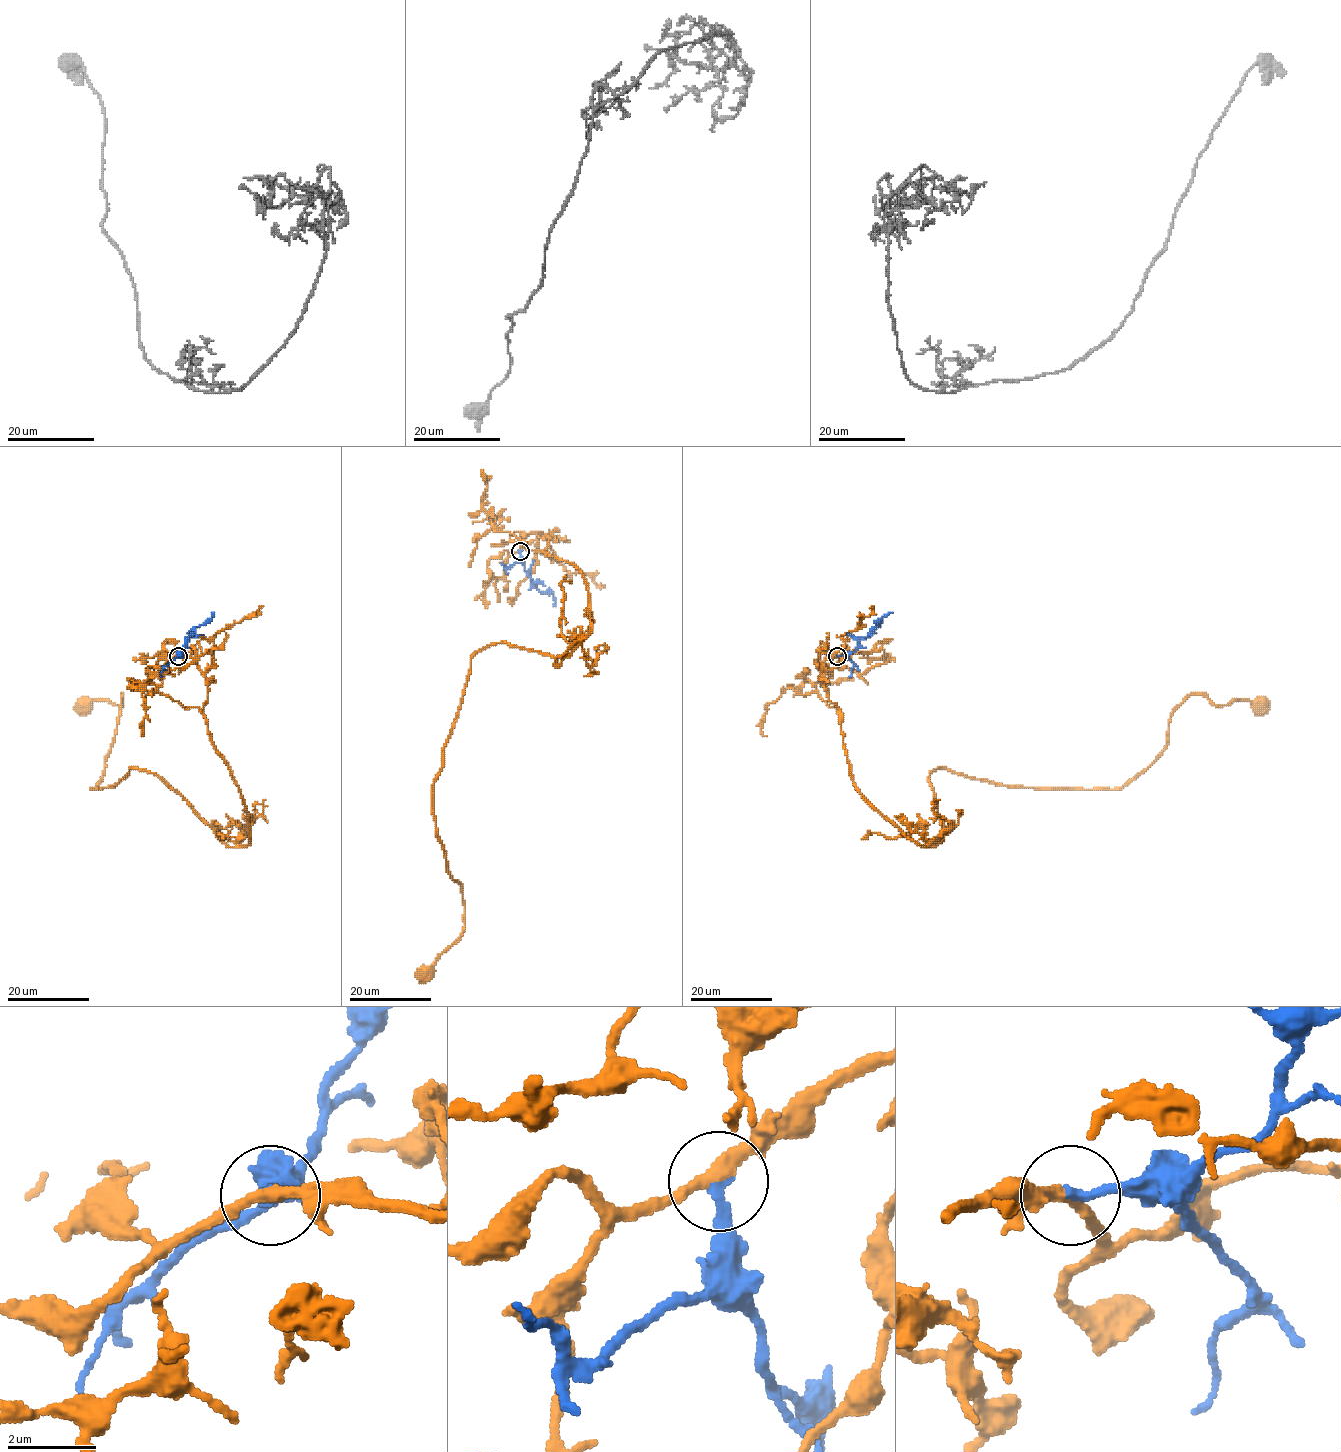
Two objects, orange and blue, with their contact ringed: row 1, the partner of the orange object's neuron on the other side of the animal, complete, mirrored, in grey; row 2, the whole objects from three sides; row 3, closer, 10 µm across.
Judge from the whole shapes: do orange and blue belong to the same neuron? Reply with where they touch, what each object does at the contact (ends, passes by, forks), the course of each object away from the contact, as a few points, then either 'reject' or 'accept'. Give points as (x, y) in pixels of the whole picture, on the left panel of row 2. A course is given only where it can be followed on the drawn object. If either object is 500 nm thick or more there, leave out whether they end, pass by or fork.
(178, 656) | orange passes by | blue ends | orange via (178, 656), (205, 678), (245, 845), (148, 772), (91, 789), (123, 694), (82, 706) | blue via (178, 656), (197, 627), (211, 618), (211, 613) | accept

